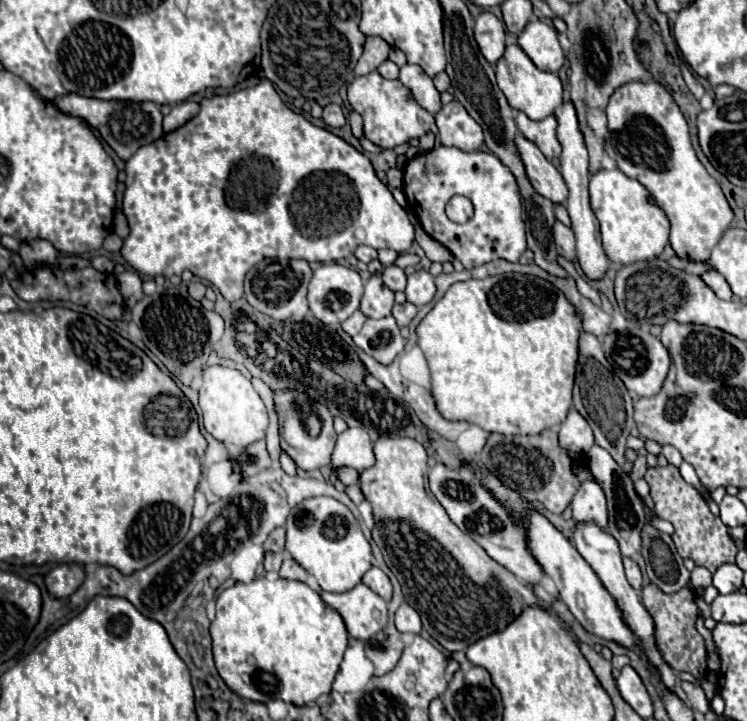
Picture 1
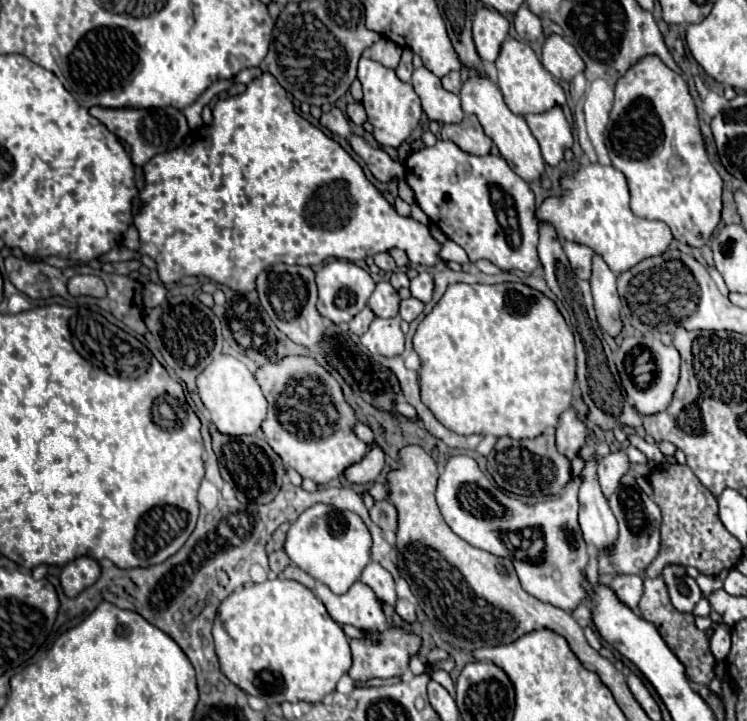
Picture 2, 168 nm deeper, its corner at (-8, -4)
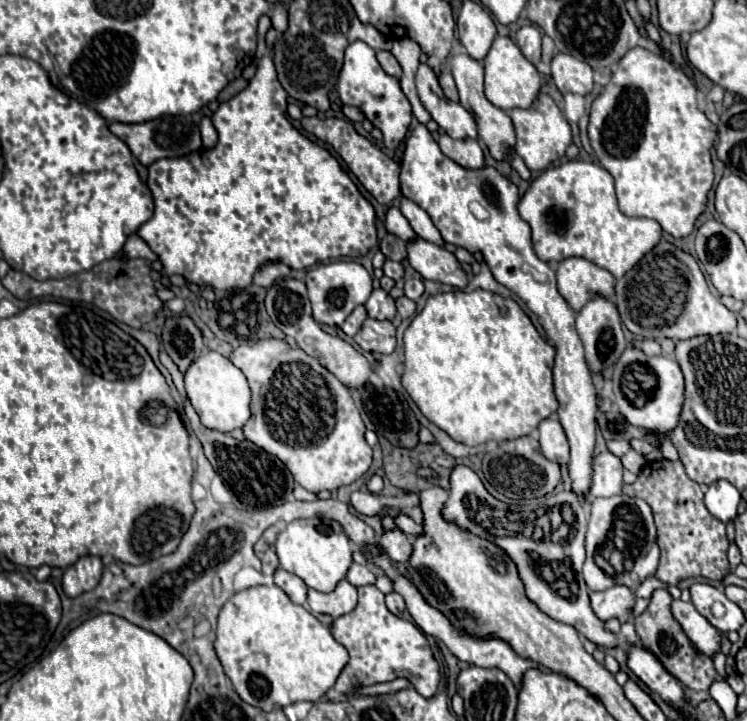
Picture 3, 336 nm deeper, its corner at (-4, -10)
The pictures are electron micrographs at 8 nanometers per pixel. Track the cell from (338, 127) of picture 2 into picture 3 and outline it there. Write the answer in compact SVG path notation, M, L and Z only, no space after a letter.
M302 118L302 128L310 134L314 134L318 140L330 144L338 156L346 162L346 166L352 170L352 174L356 174L356 178L360 180L360 184L380 202L380 204L388 204L392 200L396 200L400 196L400 164L394 162L390 156L386 156L378 146L374 146L368 138L360 136L356 132L356 128L348 122L348 120L340 120L340 118Z

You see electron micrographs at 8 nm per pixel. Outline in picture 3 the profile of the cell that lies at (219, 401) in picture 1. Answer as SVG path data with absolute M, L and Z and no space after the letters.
M204 352L190 364L184 374L184 388L200 422L210 430L230 432L242 428L244 420L250 416L250 388L246 376L218 352Z

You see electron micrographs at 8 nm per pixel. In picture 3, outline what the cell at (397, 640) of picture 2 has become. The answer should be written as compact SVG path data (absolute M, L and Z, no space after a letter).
M374 584L360 586L356 608L344 616L338 616L328 628L350 656L334 684L334 690L350 694L360 686L408 678L422 696L430 698L436 694L440 682L440 664L434 658L424 632L414 622L392 614L384 604L384 594Z

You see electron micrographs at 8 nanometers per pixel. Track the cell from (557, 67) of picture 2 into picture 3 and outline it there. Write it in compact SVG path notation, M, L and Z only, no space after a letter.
M556 54L552 60L552 80L556 88L566 94L574 92L586 96L592 92L592 68L568 54Z

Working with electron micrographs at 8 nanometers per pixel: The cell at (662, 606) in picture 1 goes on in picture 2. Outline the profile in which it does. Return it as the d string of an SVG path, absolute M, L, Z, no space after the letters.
M646 578L644 580L644 596L640 600L640 612L644 620L650 620L660 636L664 638L664 642L668 644L668 648L676 654L676 658L684 664L686 668L686 676L688 680L696 682L696 684L710 684L710 680L716 676L714 674L714 656L710 652L710 644L708 644L708 636L696 628L694 624L694 614L682 614L678 612L672 602L668 600L668 592L664 586L664 580L658 578Z

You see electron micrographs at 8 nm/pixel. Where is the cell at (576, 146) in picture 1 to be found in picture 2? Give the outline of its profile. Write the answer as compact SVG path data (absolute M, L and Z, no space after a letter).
M594 254L592 258L592 296L594 306L598 312L598 324L612 336L616 336L622 330L620 322L620 298L616 290L616 274L608 268L604 258L600 254Z

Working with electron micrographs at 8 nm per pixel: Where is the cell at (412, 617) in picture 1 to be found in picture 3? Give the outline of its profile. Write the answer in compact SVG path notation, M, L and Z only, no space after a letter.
M396 592L386 594L386 606L388 606L388 610L390 610L392 614L402 614L402 612L404 612L404 608L406 608L406 604L404 604L402 596L400 596L400 594L396 594Z

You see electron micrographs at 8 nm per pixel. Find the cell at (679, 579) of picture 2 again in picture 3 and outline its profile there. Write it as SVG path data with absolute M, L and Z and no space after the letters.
M674 600L672 602L672 614L680 622L680 626L684 628L686 636L694 642L694 646L702 654L712 658L714 654L720 652L722 634L690 602Z

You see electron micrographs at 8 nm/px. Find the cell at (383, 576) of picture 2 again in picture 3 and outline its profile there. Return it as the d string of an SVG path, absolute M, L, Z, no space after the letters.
M352 564L346 572L346 580L354 586L364 586L364 584L374 584L374 572L368 566L362 564Z

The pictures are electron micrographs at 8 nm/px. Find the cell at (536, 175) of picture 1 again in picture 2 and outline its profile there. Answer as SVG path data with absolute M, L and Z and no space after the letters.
M470 72L466 84L460 90L460 100L462 100L462 110L466 114L476 114L480 124L484 126L484 132L492 138L492 142L498 146L500 154L508 162L508 166L526 182L538 182L544 176L546 162L540 154L540 146L532 132L528 130L528 124L524 122L524 116L514 114L506 102L498 86L490 78L480 78L476 72Z

